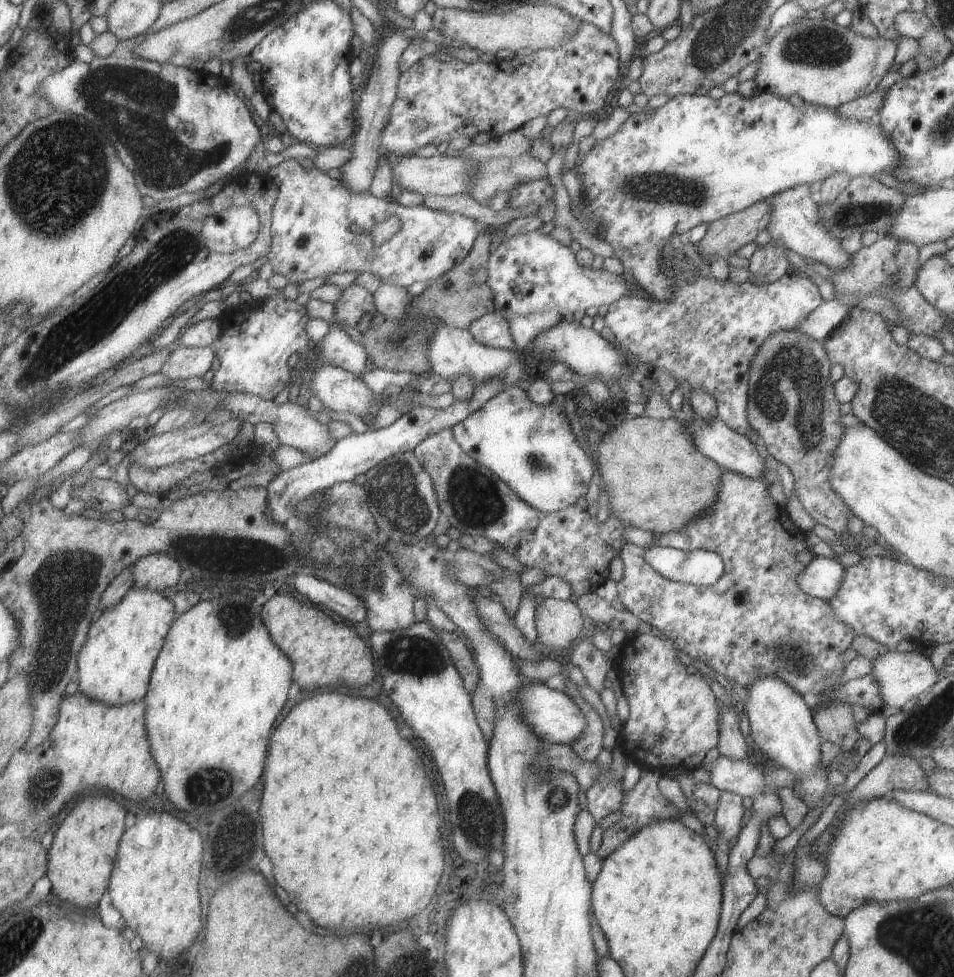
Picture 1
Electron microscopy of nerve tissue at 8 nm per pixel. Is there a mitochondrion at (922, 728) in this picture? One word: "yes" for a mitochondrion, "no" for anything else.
yes

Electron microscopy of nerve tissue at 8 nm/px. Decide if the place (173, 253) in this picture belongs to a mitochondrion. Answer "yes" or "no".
yes

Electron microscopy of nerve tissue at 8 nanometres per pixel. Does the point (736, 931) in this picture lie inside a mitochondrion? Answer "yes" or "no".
no

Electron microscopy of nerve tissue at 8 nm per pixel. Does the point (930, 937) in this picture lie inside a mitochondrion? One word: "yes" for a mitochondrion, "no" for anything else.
yes

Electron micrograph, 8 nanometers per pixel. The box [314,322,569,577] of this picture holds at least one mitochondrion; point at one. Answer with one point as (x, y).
(397, 497)

